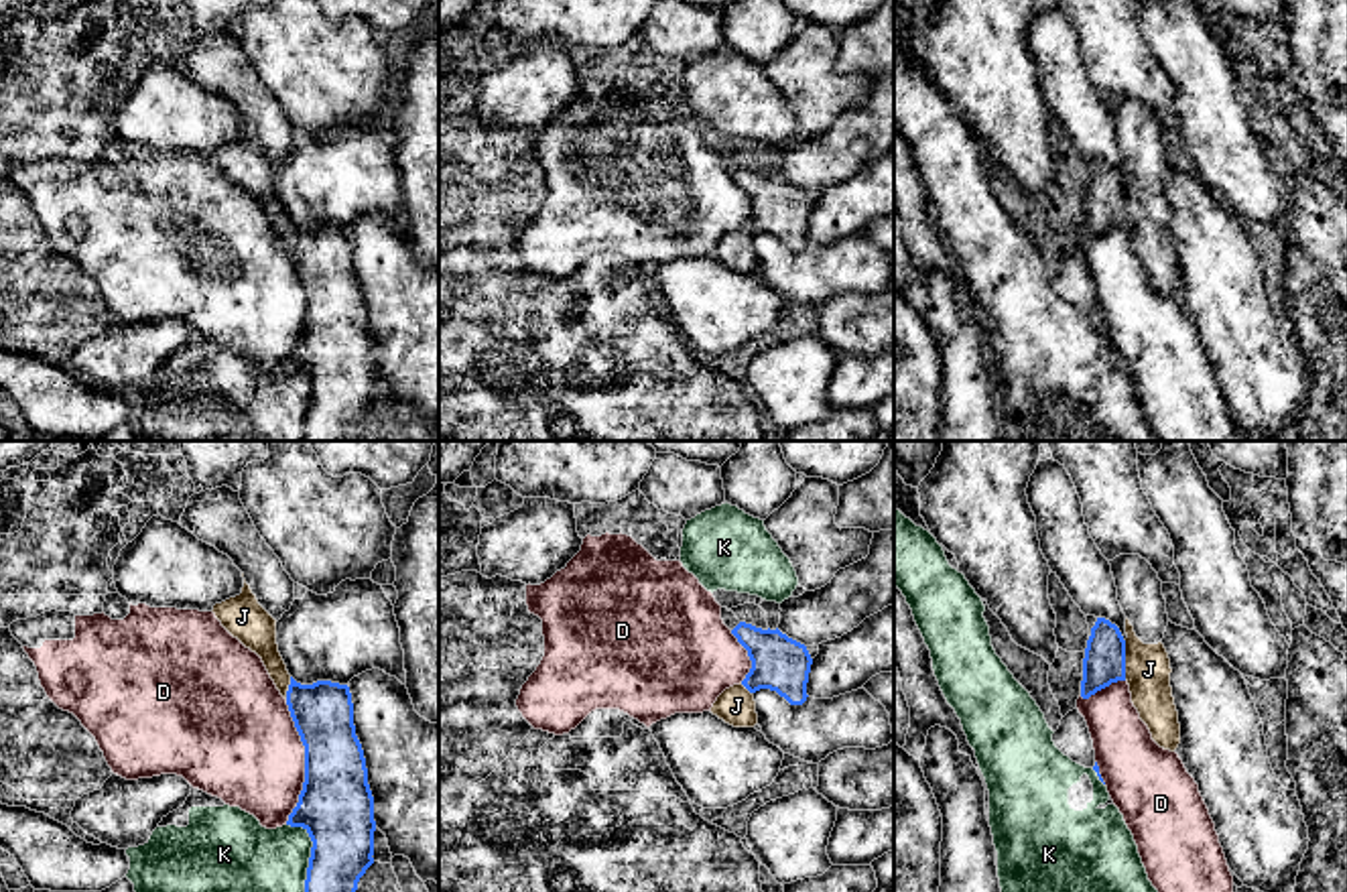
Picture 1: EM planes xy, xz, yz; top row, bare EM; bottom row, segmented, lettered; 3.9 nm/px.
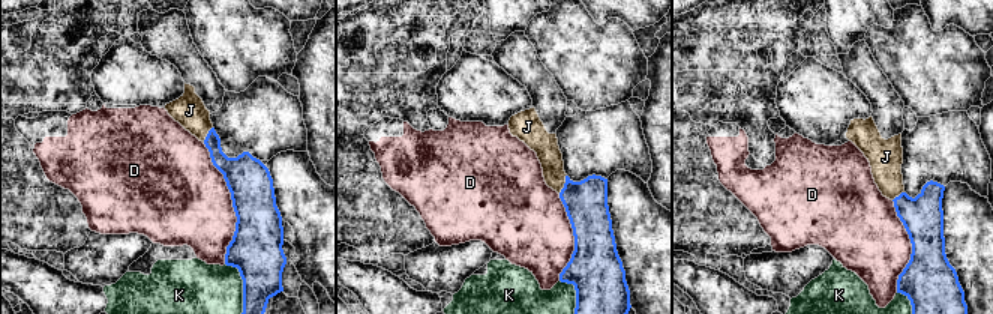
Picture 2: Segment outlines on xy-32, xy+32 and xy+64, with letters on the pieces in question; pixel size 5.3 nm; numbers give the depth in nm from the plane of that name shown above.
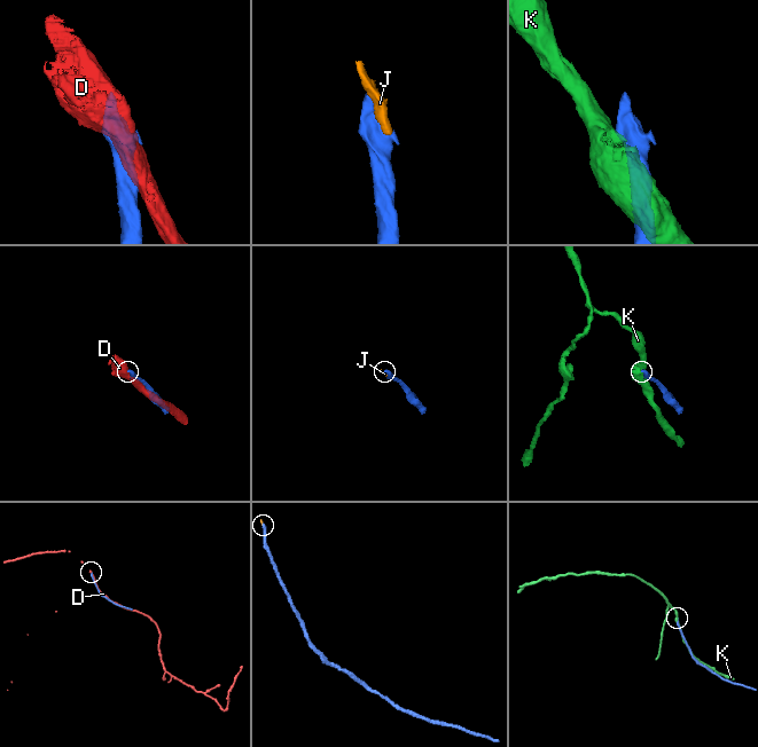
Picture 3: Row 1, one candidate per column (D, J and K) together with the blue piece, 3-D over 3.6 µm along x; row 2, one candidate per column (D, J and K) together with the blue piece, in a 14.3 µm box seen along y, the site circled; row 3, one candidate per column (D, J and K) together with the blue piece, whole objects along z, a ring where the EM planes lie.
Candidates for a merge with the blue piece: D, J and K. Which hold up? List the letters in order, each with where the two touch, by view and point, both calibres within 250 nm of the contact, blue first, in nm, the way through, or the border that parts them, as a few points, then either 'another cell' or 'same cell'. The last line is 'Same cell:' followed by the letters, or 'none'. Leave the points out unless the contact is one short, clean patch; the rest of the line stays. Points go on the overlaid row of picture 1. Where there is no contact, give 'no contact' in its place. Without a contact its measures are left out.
D: meets blue in xy at (305, 762); 300 nm thick on the blue side, 440 nm on the other; another cell
J: meets blue in yz at (1124, 661); 170 nm thick on the blue side, 180 nm on the other; same cell
K: meets blue in xy at (311, 852); 300 nm thick on the blue side, 280 nm on the other; another cell
Same cell: J

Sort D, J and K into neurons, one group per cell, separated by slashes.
D / J / K

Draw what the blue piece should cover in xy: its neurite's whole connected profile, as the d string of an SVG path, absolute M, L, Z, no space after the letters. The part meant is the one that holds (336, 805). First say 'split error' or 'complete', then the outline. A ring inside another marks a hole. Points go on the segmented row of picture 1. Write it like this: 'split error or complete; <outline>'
split error; M221 486L193 494L179 524L228 555L244 573L242 593L215 603L211 612L234 638L262 658L270 679L286 699L305 746L305 782L286 821L291 827L303 827L313 841L305 892L356 892L360 878L374 864L376 821L366 758L354 725L349 687L331 681L301 685L288 675L276 644L276 622L295 601L295 581L256 530L240 492Z

